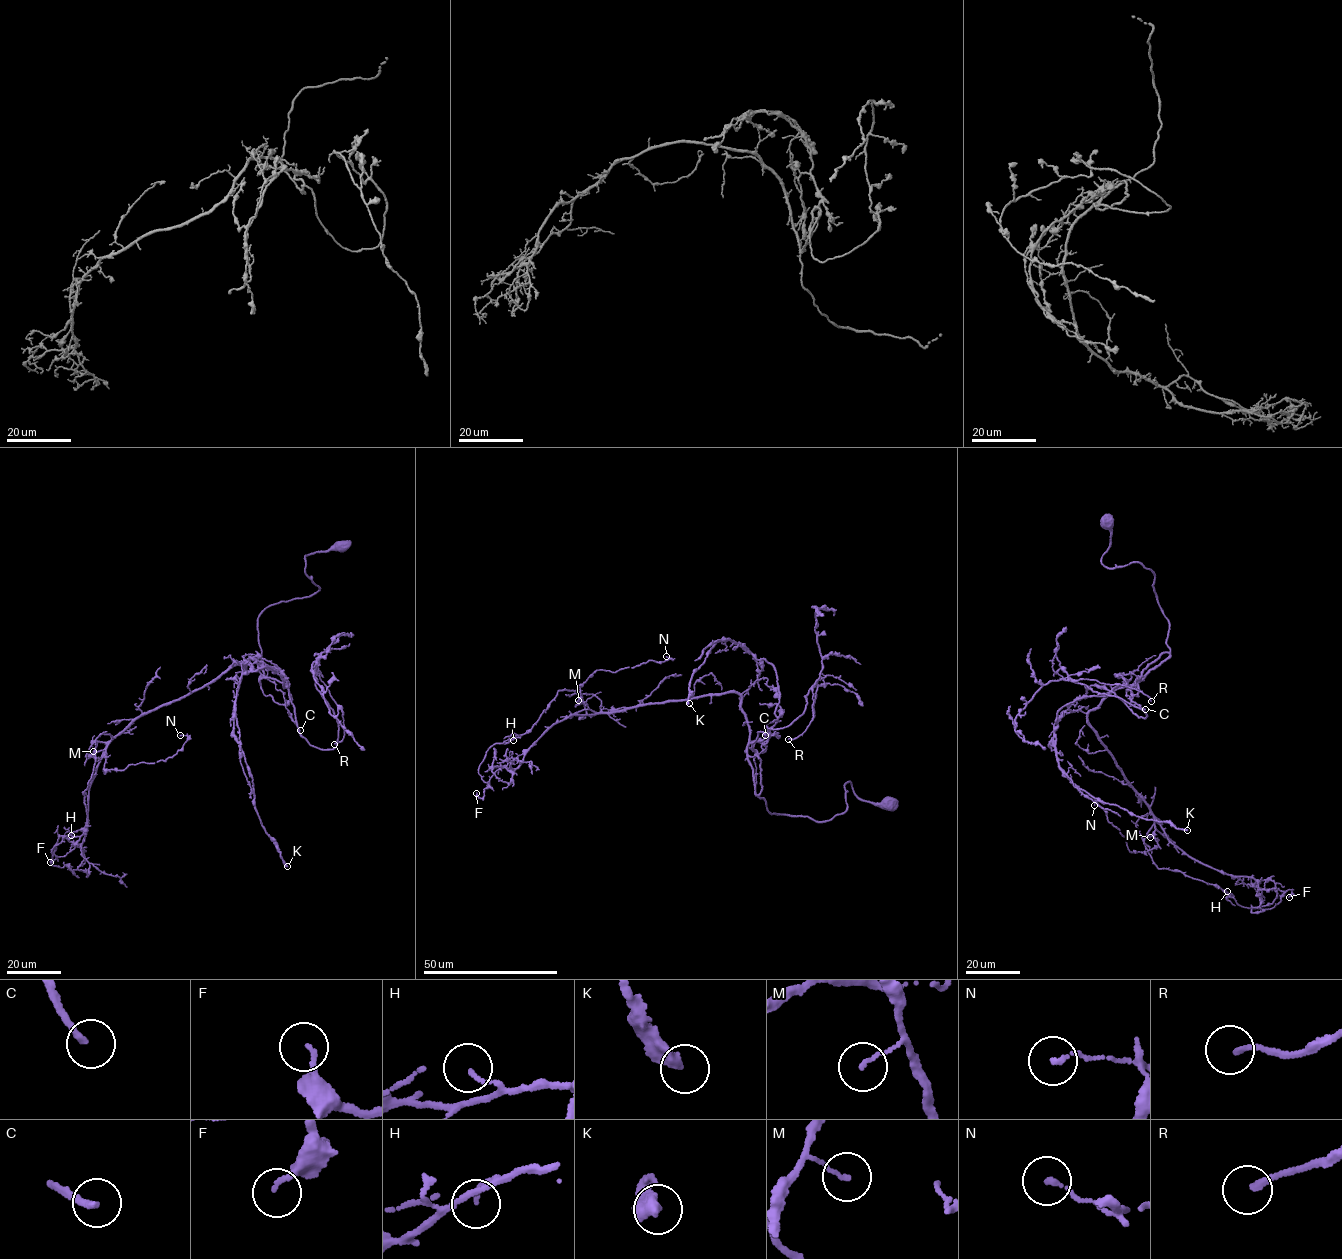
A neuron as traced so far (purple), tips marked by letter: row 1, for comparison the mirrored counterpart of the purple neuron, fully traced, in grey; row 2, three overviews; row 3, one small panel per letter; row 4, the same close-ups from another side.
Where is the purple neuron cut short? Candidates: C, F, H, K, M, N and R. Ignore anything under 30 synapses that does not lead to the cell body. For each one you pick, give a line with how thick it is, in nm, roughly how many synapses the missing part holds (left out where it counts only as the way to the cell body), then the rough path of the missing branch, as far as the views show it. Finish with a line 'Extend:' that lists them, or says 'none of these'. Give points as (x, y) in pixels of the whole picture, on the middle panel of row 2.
Extend: none of these

